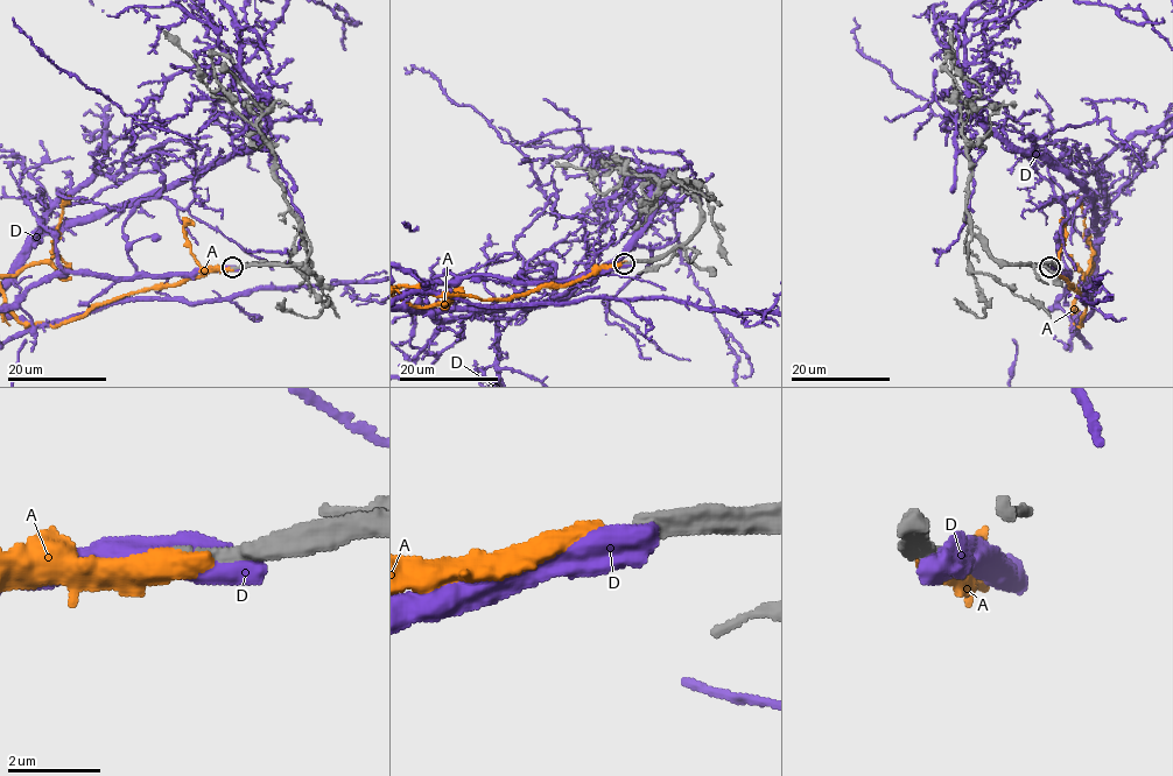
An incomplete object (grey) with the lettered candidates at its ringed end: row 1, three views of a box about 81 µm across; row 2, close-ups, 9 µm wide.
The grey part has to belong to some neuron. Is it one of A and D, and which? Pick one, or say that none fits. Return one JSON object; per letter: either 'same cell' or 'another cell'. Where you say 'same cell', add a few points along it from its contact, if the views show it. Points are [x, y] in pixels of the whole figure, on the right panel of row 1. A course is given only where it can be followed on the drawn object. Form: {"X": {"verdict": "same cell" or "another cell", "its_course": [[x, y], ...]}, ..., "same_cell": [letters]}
{"A": {"verdict": "same cell"}, "D": {"verdict": "another cell"}, "same_cell": ["A"]}

